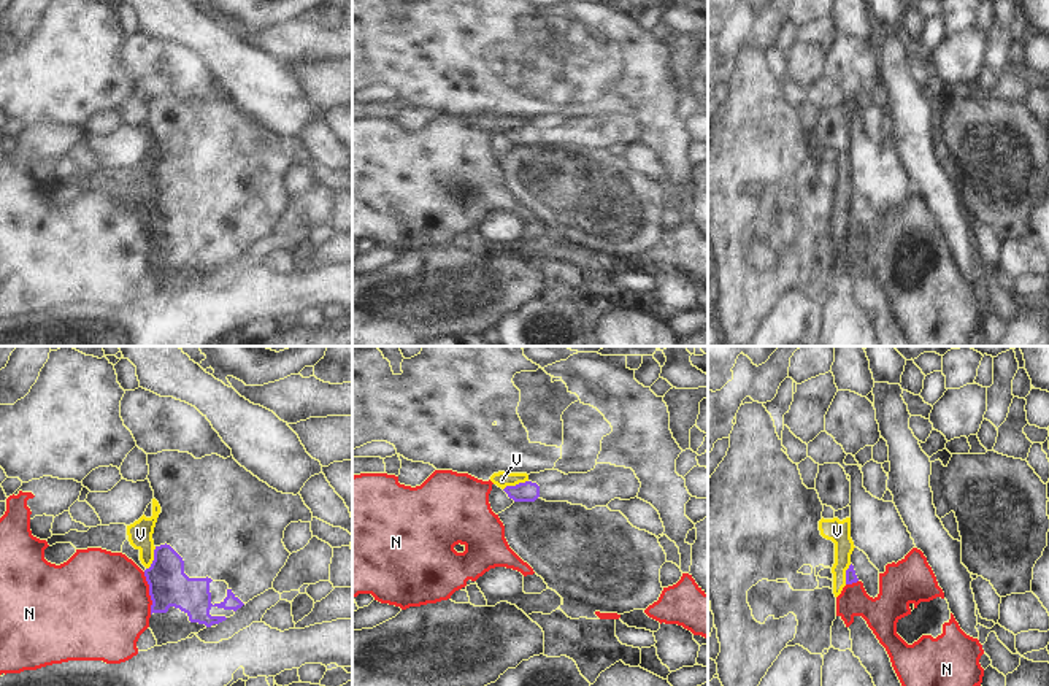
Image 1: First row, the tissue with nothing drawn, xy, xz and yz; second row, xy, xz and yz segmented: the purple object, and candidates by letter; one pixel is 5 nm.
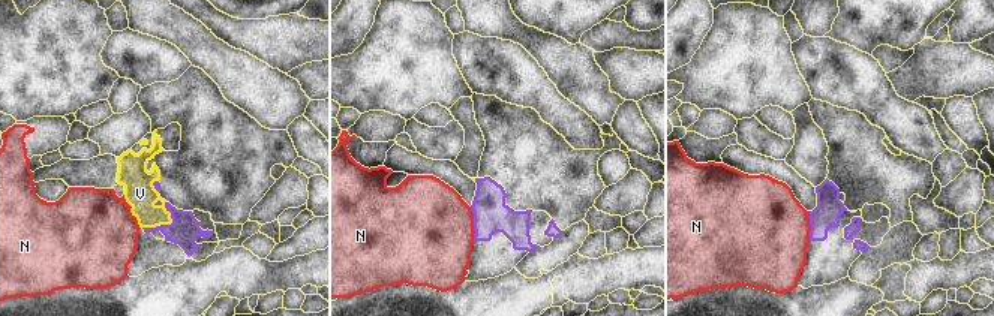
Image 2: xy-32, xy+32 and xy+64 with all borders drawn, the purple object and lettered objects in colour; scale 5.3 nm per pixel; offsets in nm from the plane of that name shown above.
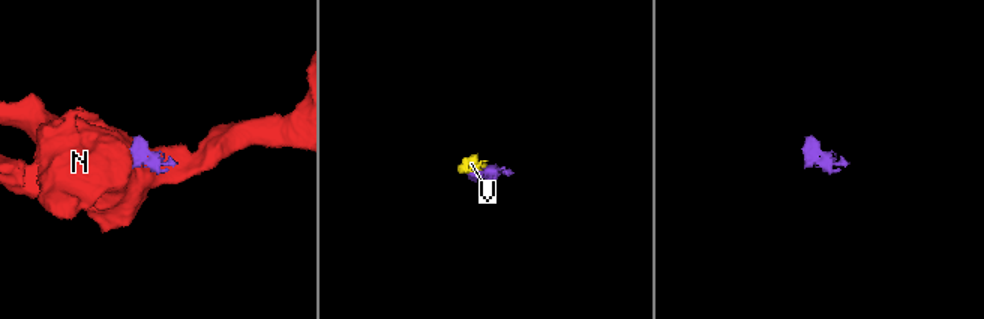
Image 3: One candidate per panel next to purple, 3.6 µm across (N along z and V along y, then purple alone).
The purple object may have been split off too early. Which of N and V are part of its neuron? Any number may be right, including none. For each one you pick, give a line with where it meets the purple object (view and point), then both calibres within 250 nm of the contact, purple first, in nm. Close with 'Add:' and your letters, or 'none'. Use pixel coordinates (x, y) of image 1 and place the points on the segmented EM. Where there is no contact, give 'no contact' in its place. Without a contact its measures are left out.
Add: none

